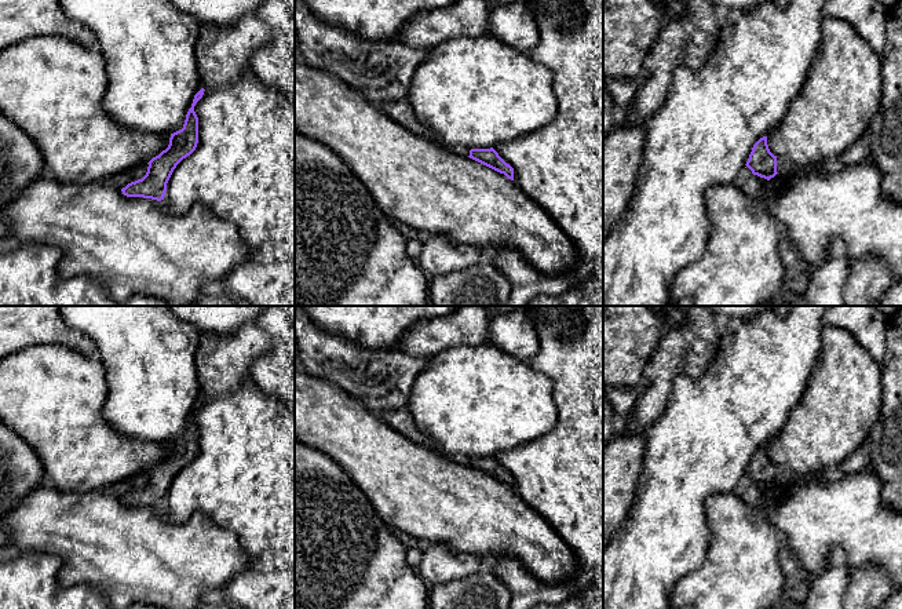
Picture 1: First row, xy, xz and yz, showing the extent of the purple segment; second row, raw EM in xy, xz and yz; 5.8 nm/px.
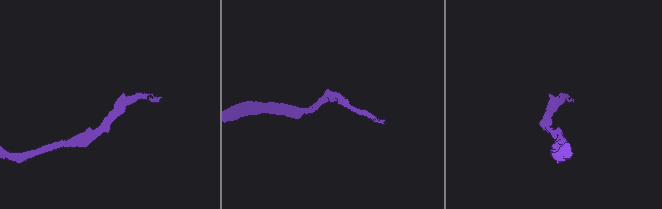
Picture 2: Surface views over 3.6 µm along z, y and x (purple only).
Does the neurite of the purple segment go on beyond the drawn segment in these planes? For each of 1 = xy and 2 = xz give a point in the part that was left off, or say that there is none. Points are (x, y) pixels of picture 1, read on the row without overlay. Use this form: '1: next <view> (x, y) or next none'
1: next none
2: next none

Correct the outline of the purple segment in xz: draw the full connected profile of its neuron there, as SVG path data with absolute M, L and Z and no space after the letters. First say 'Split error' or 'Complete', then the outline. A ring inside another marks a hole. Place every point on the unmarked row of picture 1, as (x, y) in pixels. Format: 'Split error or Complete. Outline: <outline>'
Complete. Outline: M493 456L471 457L468 466L500 482L504 482L508 488L514 489L514 477L507 473Z

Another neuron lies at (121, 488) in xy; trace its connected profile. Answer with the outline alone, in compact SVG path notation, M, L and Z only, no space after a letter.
M147 471L138 473L136 475L132 475L129 478L109 485L107 488L103 489L103 492L123 497L128 492L142 488L147 481L147 475L149 475Z

